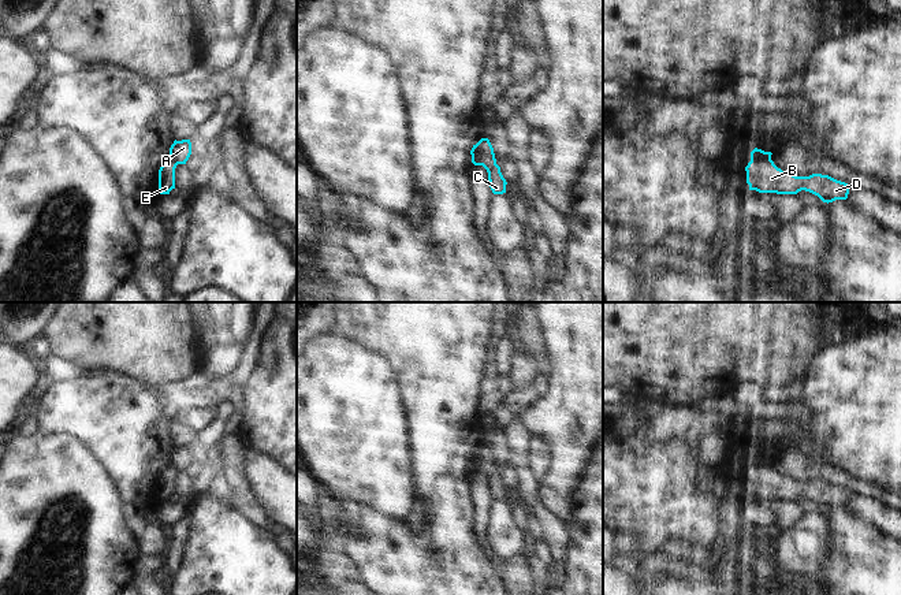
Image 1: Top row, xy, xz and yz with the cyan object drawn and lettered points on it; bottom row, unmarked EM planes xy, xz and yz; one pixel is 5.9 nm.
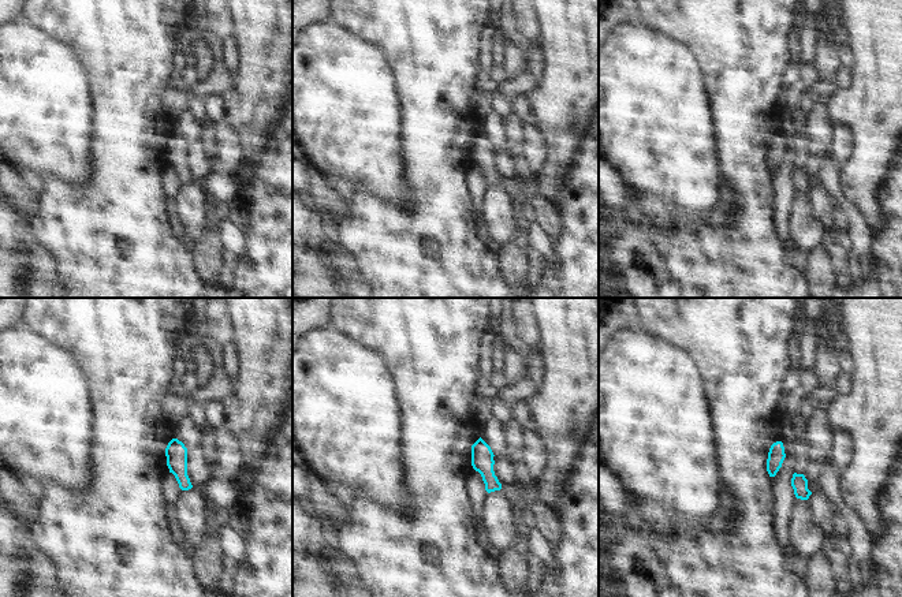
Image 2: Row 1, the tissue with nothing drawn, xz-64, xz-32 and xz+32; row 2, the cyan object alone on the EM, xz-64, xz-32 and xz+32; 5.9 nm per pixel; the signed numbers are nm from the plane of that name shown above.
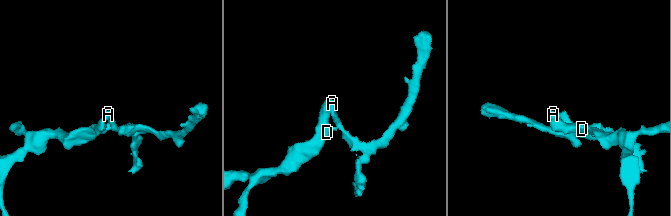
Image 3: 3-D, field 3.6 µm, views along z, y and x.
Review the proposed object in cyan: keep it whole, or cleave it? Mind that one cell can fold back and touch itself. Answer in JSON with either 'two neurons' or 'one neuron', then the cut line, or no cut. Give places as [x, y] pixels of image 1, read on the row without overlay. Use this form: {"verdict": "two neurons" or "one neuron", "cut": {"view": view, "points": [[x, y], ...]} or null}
{"verdict": "two neurons", "cut": {"view": "xz", "points": [[476, 450], [477, 471]]}}

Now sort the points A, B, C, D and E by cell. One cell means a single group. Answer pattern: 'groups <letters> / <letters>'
groups A C / B D E

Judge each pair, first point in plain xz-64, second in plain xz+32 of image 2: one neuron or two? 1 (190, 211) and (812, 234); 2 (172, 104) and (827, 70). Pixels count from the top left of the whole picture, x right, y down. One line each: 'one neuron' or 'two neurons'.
1: one neuron
2: two neurons

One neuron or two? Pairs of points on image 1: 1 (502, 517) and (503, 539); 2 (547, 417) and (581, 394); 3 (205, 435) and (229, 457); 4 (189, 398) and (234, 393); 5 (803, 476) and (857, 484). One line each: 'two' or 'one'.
1: one
2: one
3: two
4: one
5: one

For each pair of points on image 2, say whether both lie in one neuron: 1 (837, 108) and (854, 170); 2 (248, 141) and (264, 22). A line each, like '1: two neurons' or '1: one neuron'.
1: one neuron
2: one neuron

